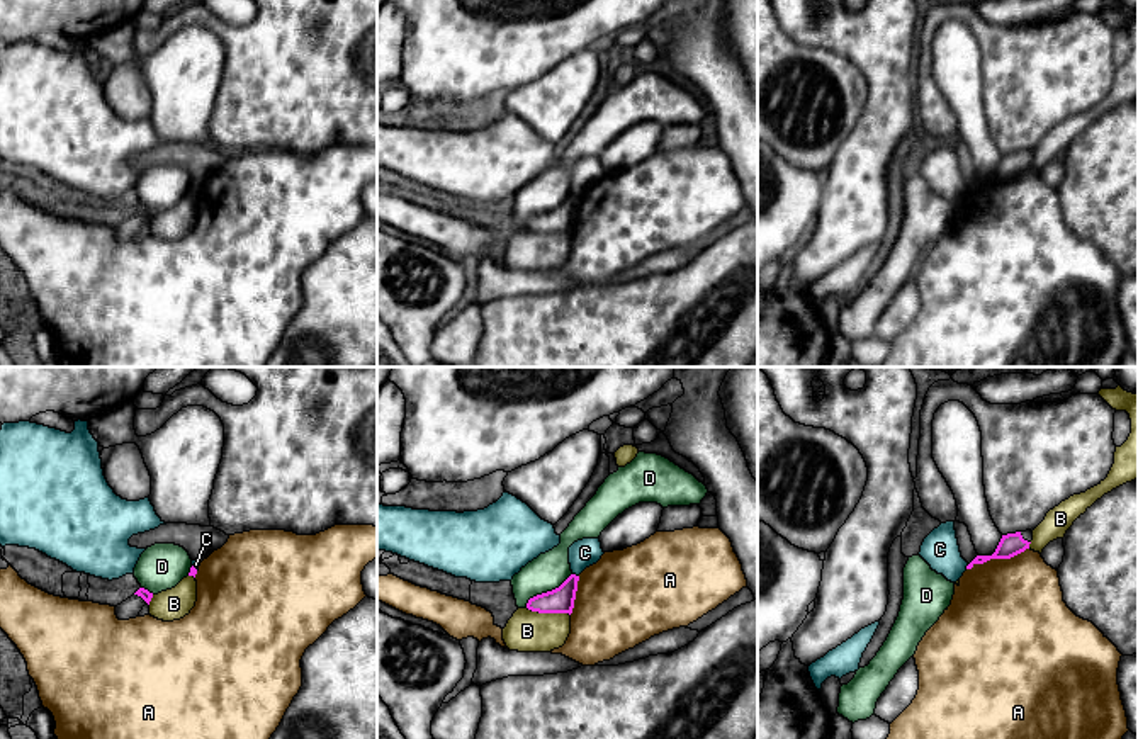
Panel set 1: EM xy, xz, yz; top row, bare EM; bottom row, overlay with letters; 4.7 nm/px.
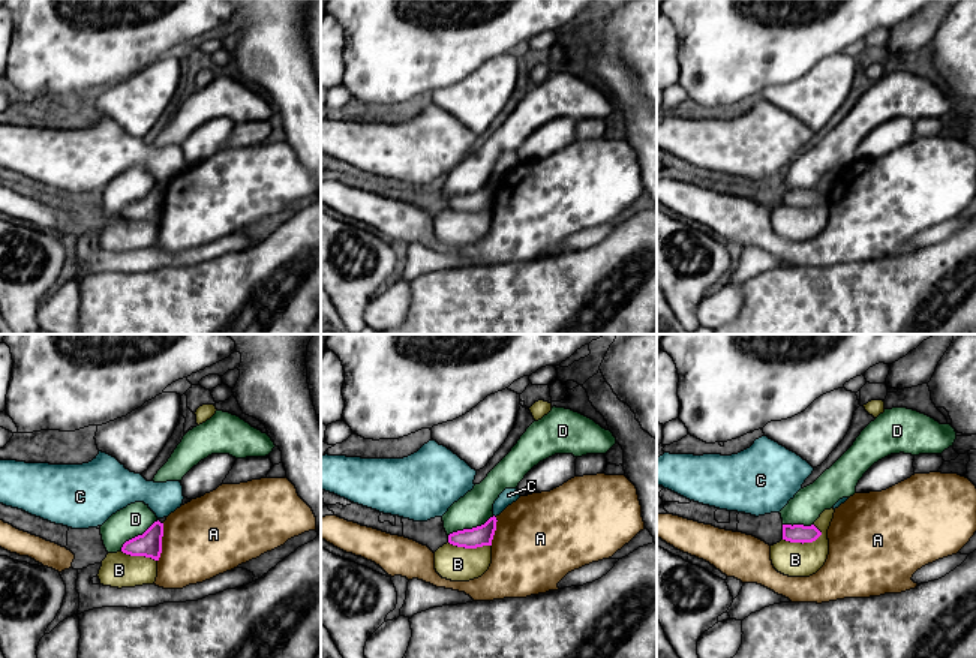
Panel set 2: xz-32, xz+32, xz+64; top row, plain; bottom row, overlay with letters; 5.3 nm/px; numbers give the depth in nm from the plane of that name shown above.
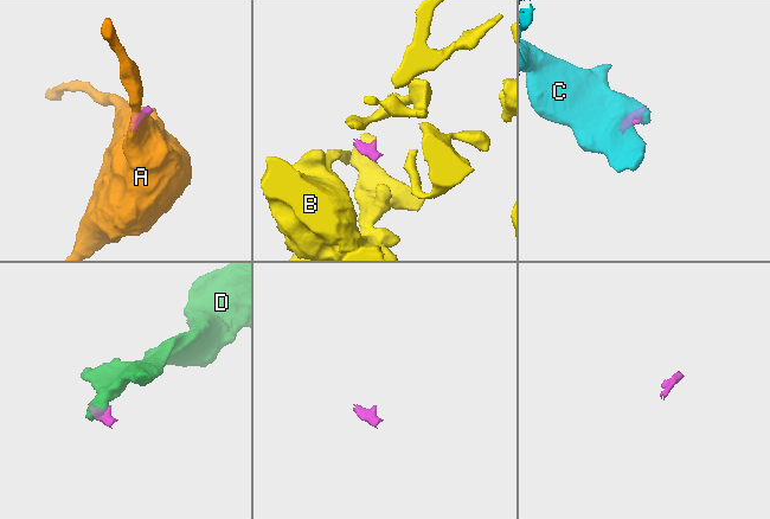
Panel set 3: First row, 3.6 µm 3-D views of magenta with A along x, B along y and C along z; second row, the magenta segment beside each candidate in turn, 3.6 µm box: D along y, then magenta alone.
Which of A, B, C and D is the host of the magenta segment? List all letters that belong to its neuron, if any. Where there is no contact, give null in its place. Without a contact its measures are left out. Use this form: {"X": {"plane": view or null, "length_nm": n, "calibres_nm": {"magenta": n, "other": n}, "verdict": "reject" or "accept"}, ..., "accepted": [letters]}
{"A": {"plane": "yz", "length_nm": 320, "calibres_nm": {"magenta": 110, "other": 480}, "verdict": "reject"}, "B": {"plane": "xz", "length_nm": 220, "calibres_nm": {"magenta": 130, "other": 200}, "verdict": "reject"}, "C": {"plane": "xz", "length_nm": 40, "calibres_nm": {"magenta": 130, "other": 130}, "verdict": "reject"}, "D": {"plane": "xz", "length_nm": 280, "calibres_nm": {"magenta": 130, "other": 170}, "verdict": "reject"}, "accepted": []}

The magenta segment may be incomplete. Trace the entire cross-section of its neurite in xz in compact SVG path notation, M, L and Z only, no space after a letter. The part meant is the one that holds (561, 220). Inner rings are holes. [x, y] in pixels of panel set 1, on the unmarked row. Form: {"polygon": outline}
{"polygon": "M571 194L559 207L528 219L527 228L538 233L572 233L579 195Z"}

